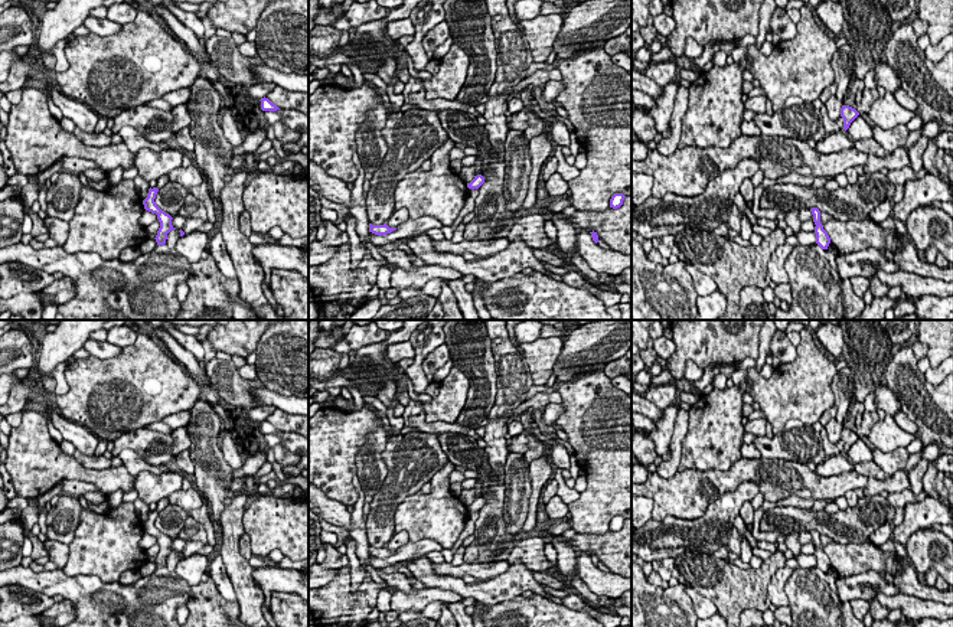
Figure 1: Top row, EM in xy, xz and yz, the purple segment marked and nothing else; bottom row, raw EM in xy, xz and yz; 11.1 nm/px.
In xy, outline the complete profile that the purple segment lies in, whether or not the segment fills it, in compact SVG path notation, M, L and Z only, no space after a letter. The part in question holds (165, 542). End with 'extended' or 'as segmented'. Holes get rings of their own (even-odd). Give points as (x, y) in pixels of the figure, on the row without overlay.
M150 510L147 520L143 523L143 528L146 533L157 538L160 551L154 562L157 568L164 568L167 562L167 556L176 551L172 548L173 541L156 528L154 522L156 522L157 515L159 515L157 510L153 510L153 512Z; as segmented

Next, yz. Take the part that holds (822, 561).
M812 530L810 535L813 538L813 545L816 548L815 549L816 566L822 572L828 572L828 569L830 566L830 561L829 561L828 555L823 552L823 548L820 546L820 533L817 530Z; as segmented

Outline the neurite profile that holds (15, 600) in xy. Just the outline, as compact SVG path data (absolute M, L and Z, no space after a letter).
M20 585L0 588L0 620L10 621L19 615L37 615L53 605L53 598Z

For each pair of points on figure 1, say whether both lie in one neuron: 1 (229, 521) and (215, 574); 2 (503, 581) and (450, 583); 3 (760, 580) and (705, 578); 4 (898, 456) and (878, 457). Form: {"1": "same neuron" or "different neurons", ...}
{"1": "different neurons", "2": "same neuron", "3": "same neuron", "4": "same neuron"}

